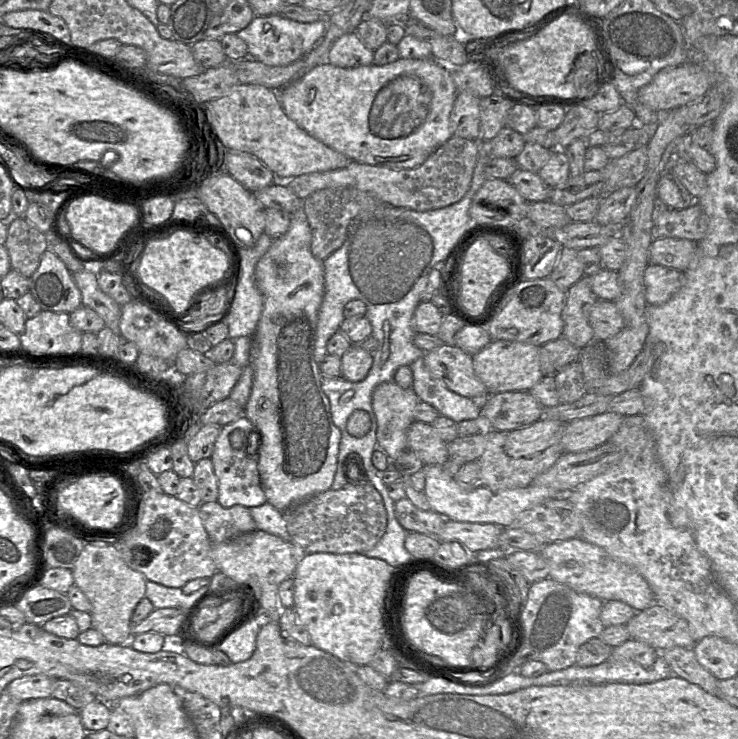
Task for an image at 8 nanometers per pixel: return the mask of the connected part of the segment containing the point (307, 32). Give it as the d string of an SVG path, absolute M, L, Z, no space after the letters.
M279 14L254 16L251 23L236 34L246 43L248 56L268 66L286 66L302 58L324 35L326 22L301 23Z

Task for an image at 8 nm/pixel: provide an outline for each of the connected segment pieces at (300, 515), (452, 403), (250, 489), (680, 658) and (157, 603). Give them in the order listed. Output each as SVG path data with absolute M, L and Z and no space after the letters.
M350 453L345 461L348 483L339 490L326 490L282 511L292 543L304 553L362 553L373 548L387 527L382 496L370 483L363 461Z
M423 356L410 364L413 372L412 389L420 401L435 407L439 414L455 422L481 420L480 401L451 391L445 383L427 370Z
M242 415L236 421L224 425L215 441L210 459L218 481L218 503L224 508L242 505L247 508L260 506L267 502L261 486L257 467L257 452L248 454L247 446L257 430L252 422Z
M674 647L660 651L673 675L693 683L707 693L717 695L717 682L708 670L697 660L693 648Z
M146 578L145 597L151 601L155 609L178 608L187 610L195 601L210 592L209 586L204 586L192 594L185 594L181 588L166 587Z

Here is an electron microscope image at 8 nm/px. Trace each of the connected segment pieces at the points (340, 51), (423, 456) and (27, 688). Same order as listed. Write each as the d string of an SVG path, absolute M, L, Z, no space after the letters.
M356 32L341 36L327 54L327 62L341 68L354 68L373 64L374 51L368 49Z
M414 421L407 430L407 449L413 451L425 465L443 465L448 459L447 443L425 422Z
M44 674L27 675L10 682L5 691L18 701L51 697L57 679Z

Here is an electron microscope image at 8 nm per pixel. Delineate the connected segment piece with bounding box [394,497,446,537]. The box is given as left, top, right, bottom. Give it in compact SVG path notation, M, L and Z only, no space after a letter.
M407 497L394 503L396 519L407 532L419 532L437 537L445 524L445 518L432 510L417 508Z

